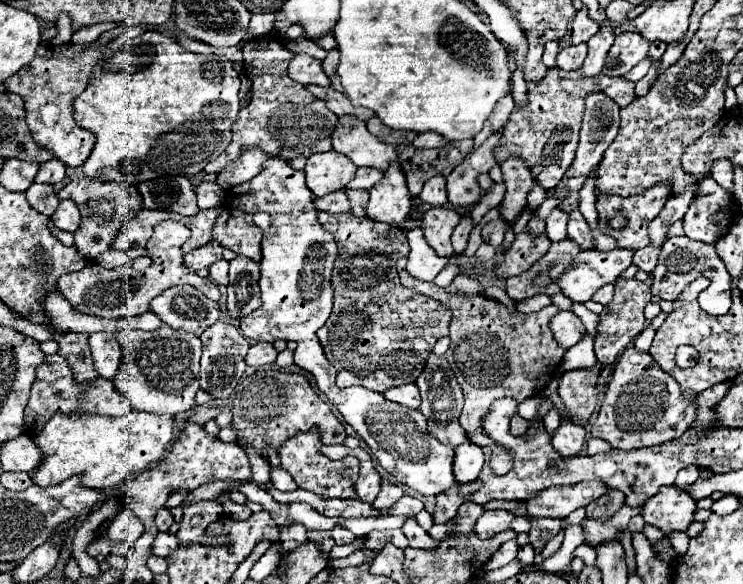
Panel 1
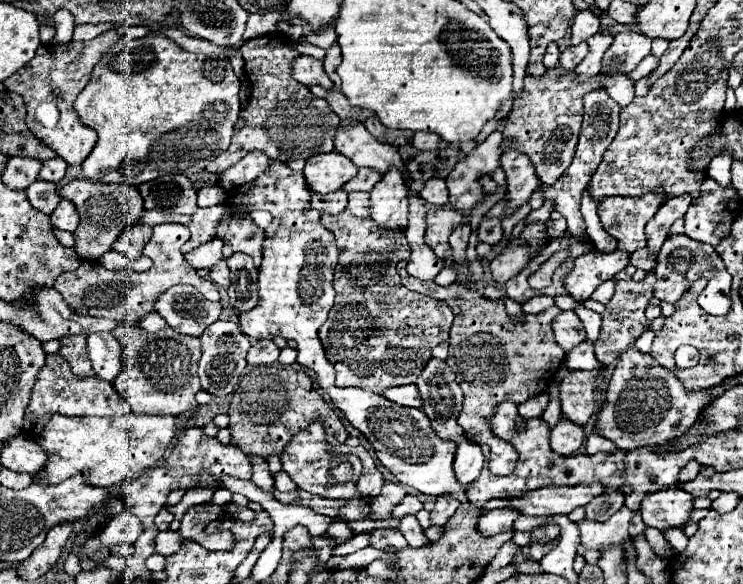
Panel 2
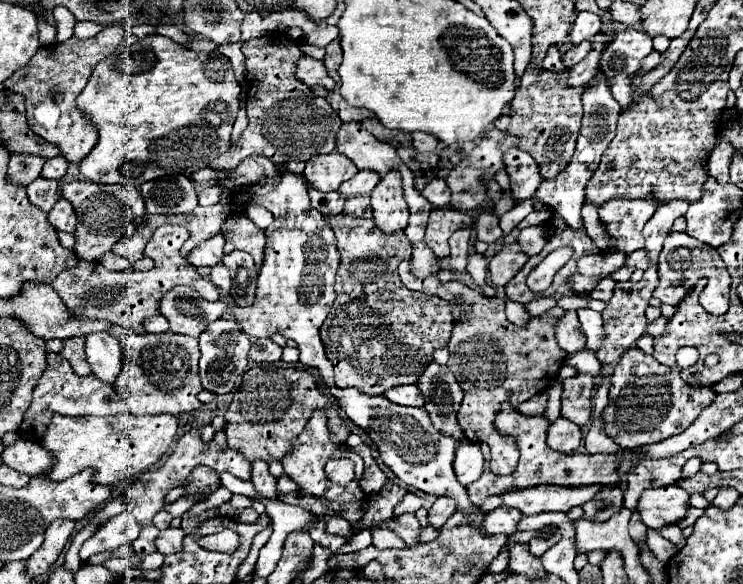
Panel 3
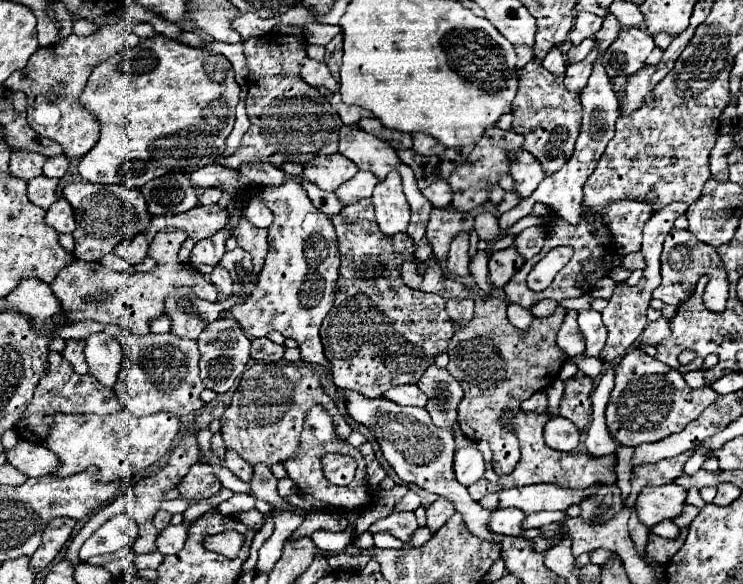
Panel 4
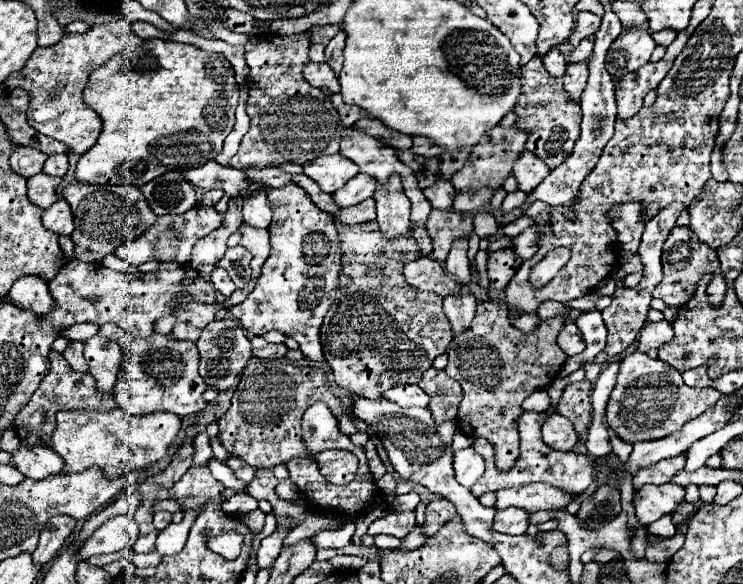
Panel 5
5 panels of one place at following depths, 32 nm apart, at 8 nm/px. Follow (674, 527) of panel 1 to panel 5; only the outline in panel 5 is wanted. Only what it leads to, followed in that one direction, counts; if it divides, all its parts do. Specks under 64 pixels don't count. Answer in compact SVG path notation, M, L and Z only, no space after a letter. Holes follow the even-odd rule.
M672 482L664 484L664 486L646 484L634 496L634 508L636 508L638 522L644 526L650 526L658 518L662 518L666 514L674 514L678 510L680 502L684 500L684 494L686 494L684 488L678 484L672 484Z

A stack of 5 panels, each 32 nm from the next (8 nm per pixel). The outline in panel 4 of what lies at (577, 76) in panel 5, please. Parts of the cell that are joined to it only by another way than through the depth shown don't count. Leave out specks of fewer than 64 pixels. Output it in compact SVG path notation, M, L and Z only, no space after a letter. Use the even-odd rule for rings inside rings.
M595 46L592 52L590 52L582 62L570 64L570 66L566 68L564 84L566 84L570 90L580 92L580 90L586 86L586 82L588 82L588 78L590 78L590 74L592 74L592 66L594 66L596 58L598 58L598 53Z

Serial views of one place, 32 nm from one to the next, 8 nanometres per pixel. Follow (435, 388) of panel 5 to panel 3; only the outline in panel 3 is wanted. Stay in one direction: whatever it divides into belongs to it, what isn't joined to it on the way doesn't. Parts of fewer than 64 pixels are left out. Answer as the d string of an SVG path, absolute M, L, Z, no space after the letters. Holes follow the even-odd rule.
M432 360L428 368L422 372L416 386L424 394L424 410L428 412L432 426L440 430L444 436L464 440L464 432L456 420L464 392L450 368Z

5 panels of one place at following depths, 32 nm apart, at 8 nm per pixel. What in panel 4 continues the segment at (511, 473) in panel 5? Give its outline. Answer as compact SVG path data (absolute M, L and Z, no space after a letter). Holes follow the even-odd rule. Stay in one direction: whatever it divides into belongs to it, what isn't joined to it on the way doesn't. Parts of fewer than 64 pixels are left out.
M518 412L518 414L502 414L500 416L500 424L508 426L514 430L514 434L518 436L520 442L520 462L516 466L516 470L512 474L504 474L498 476L492 470L492 450L488 444L484 444L482 440L476 442L476 446L480 446L480 452L486 460L486 472L484 476L468 486L470 496L480 502L486 494L490 492L500 492L506 488L520 488L520 486L530 486L530 484L556 484L562 488L588 488L592 484L614 484L616 482L616 454L610 456L590 456L590 454L578 454L578 452L556 452L552 448L546 446L544 442L544 426L550 418L546 414L526 414L526 412Z

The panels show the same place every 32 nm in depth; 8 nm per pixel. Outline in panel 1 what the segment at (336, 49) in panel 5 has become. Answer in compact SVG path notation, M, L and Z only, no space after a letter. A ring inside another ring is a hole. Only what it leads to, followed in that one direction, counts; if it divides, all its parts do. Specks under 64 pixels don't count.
M332 50L328 52L328 56L322 60L322 68L324 72L328 74L328 78L334 78L336 76L336 68L338 68L338 50Z

